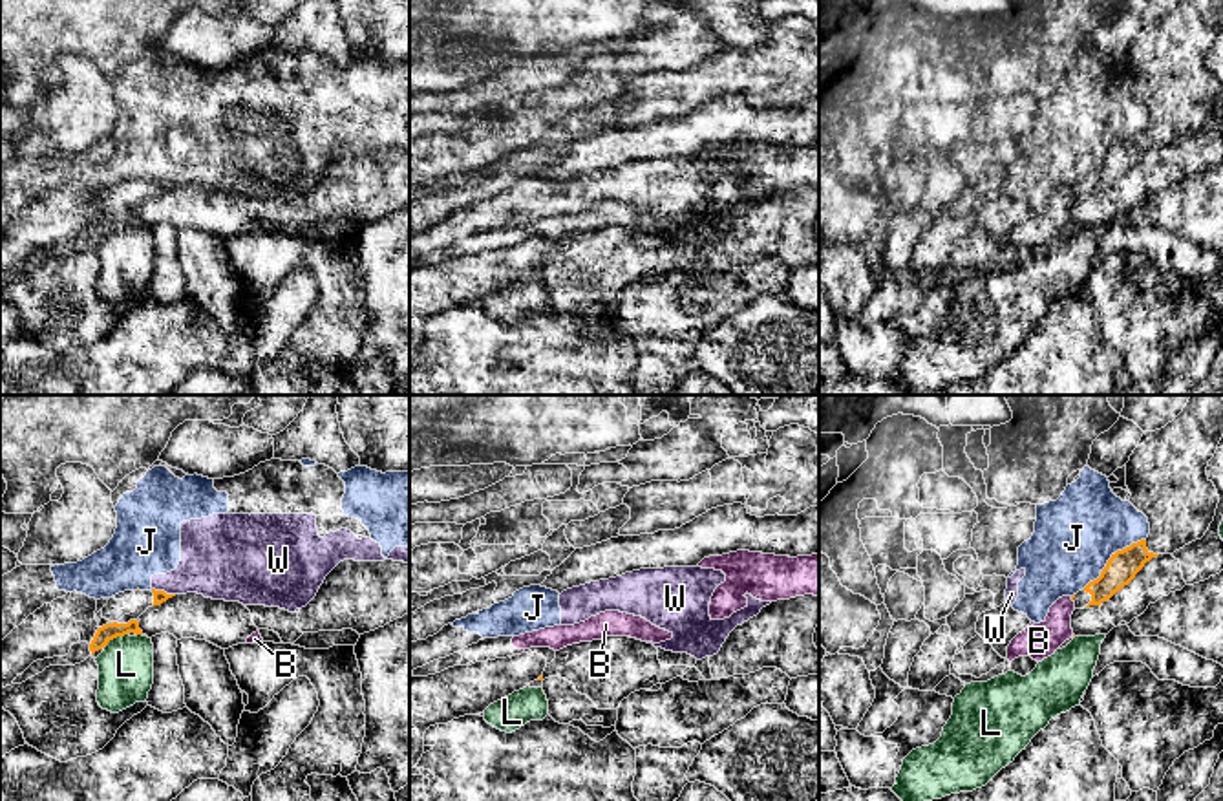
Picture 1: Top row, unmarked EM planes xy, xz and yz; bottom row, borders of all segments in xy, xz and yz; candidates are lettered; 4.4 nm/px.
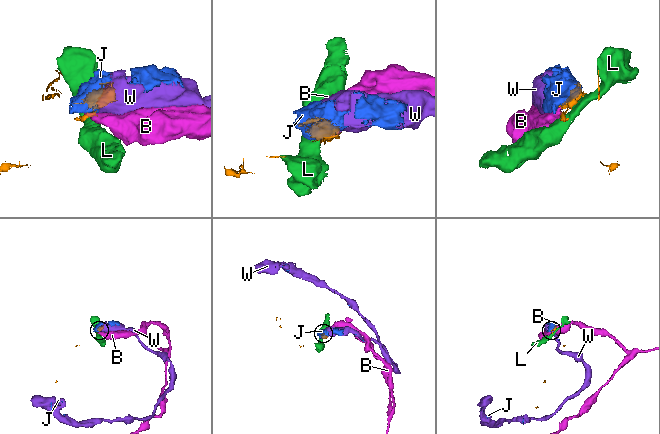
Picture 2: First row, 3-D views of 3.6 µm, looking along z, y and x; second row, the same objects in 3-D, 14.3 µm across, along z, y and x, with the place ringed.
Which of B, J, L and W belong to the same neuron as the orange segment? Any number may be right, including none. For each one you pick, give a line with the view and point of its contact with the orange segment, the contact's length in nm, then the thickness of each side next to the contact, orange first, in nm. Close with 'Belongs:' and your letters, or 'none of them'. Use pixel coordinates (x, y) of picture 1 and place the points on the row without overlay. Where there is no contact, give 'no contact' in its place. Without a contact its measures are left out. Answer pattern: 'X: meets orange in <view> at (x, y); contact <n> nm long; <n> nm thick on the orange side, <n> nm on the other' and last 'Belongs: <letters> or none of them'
Belongs: none of them

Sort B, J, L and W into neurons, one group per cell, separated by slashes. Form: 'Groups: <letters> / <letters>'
Groups: B / J W / L

